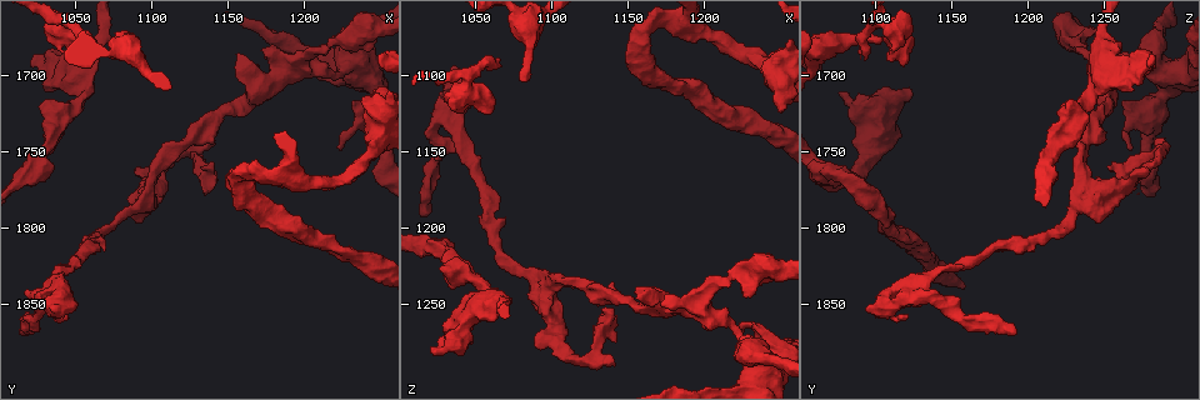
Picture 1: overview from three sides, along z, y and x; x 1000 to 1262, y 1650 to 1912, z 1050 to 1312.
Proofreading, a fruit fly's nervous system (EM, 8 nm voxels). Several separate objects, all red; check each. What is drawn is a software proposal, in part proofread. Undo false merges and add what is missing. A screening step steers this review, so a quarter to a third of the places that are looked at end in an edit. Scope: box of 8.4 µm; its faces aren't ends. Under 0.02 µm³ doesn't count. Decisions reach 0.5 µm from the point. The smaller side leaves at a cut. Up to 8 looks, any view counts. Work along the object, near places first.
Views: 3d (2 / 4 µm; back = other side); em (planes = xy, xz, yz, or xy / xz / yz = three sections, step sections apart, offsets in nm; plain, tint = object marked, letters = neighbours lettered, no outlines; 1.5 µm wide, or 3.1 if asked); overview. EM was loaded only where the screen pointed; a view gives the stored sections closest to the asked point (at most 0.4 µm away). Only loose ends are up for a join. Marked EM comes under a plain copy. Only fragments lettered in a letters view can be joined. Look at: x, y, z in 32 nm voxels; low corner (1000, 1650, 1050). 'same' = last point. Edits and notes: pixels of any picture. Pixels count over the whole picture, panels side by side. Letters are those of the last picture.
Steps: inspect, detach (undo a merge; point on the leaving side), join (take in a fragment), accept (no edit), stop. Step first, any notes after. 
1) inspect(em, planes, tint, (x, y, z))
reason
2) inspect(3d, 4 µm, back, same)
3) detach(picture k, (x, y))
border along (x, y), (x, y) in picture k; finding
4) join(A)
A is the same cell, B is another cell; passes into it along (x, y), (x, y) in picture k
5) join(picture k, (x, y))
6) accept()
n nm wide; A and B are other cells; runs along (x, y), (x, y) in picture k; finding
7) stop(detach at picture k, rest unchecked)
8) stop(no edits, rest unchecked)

inspect(3d, 4 µm, (1228, 1668, 1246))
free end

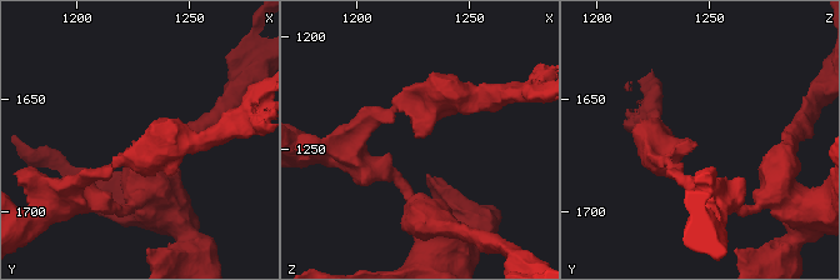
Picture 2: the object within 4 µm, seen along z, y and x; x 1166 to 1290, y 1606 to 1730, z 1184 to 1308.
inspect(em, xz, step 4, letters, (1226, 1671, 1244))
need the tissue

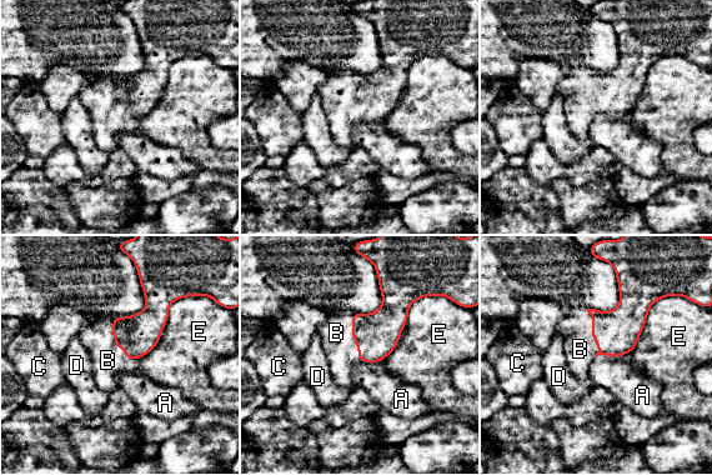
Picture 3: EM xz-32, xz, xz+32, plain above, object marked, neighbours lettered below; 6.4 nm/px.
join(B)
240 nm wide; B is the same cell, A, C, D and E are other cells; passes into it along (138, 334), (115, 341), (108, 360) in picture 3; it goes on there

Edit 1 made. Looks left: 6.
inspect(3d, 4 µm, (1138, 1740, 1284))
free end

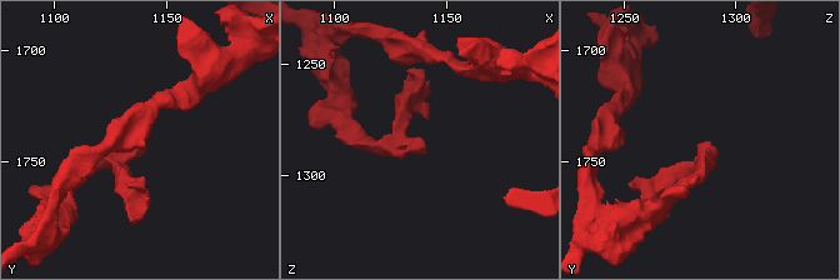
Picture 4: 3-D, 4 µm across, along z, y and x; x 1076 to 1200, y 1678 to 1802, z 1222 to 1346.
inspect(em, xy, step 8, tint, (1138, 1741, 1286))
arms of 220, 220 nm; shape alone is not enough

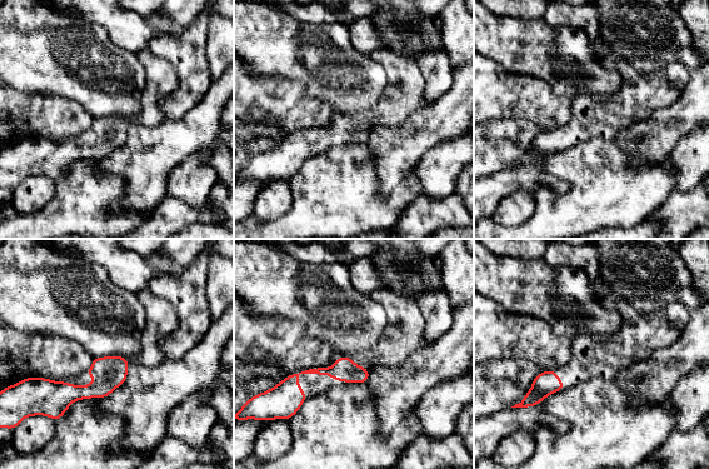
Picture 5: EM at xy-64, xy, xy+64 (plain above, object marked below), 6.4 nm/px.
inspect(em, planes, letters, same)

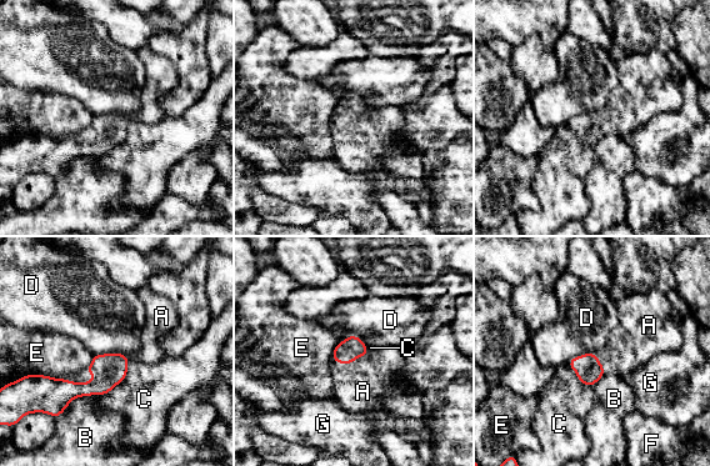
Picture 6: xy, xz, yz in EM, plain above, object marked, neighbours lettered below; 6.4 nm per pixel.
join(A)
A is the same cell, B, C, D, E, F and G are other cells; passes into it along (351, 347), (359, 356), (363, 391) in picture 6; it goes on there

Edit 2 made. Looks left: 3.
inspect(overview)
redraw

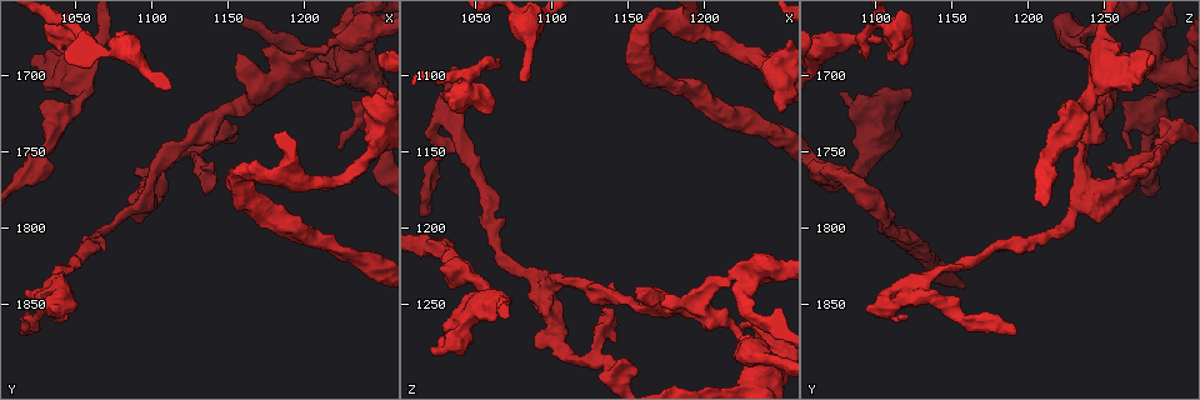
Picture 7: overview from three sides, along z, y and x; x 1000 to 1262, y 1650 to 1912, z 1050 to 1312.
inspect(em, planes, letters, (1020, 1692, 1278))
free end

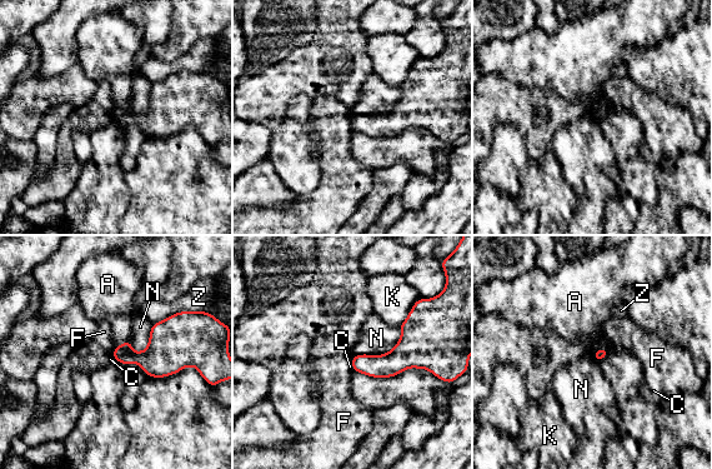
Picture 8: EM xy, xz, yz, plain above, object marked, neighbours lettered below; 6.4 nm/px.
accept()
N touches over 360 nm; A, C, F, K, N and Z are other cells; no lettered fragment goes on from it

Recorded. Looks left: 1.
stop(join at picture 3, join at picture 6, rest unchecked)

